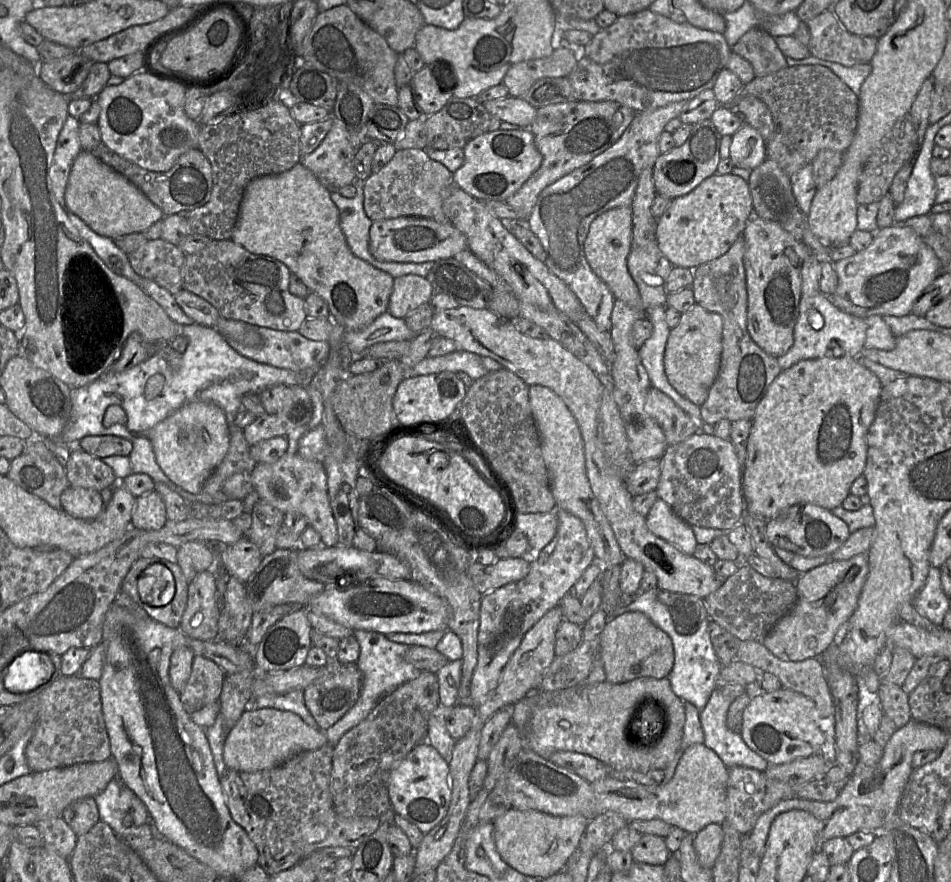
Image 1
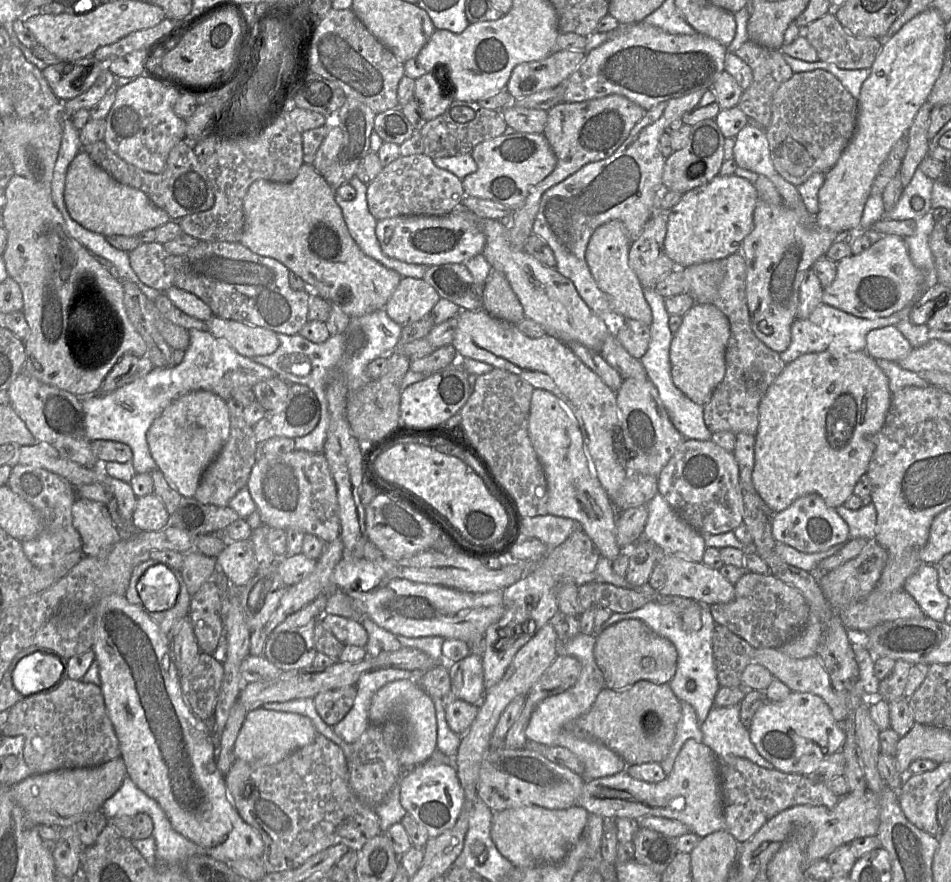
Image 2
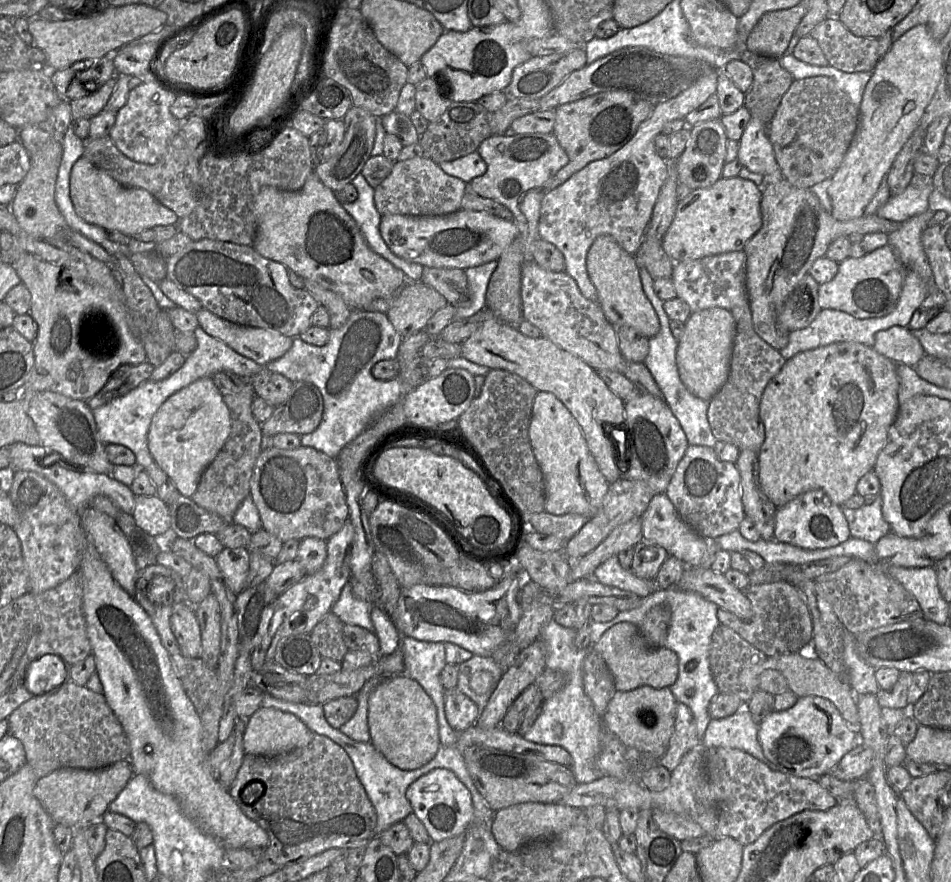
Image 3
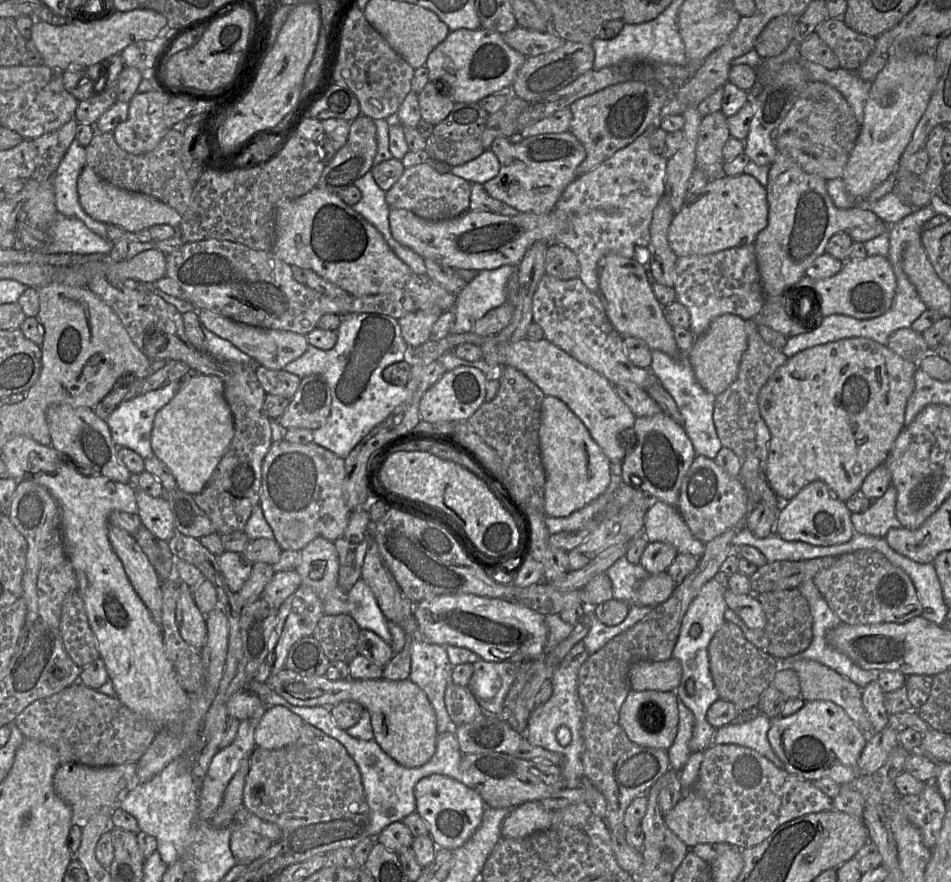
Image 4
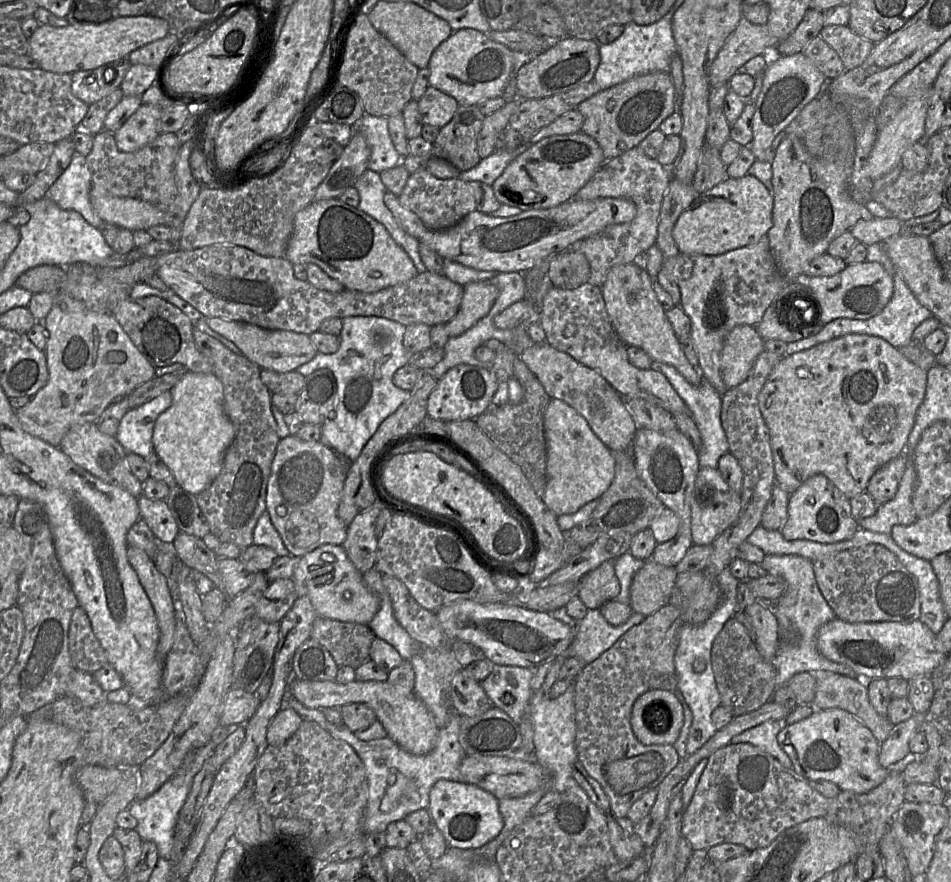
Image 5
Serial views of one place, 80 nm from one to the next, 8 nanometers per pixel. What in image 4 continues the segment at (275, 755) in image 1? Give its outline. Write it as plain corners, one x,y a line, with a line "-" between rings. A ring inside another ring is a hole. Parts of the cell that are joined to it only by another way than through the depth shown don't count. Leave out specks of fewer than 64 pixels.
268,707
255,731
256,745
269,750
283,748
298,739
303,726
303,719
288,708

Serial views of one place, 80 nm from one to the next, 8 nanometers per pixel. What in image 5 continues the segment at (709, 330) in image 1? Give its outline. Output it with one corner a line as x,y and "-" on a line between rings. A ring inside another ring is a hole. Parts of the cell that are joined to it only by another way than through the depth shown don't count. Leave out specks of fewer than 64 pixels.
738,325
726,336
720,355
720,371
728,388
742,383
757,357
765,350
755,326

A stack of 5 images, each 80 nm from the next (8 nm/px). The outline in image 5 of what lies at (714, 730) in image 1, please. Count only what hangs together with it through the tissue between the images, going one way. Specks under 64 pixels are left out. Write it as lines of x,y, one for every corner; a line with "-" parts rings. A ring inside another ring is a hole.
769,719
732,737
732,744
750,743
777,759
784,767
792,768
792,762
780,746
777,735
785,725
785,719

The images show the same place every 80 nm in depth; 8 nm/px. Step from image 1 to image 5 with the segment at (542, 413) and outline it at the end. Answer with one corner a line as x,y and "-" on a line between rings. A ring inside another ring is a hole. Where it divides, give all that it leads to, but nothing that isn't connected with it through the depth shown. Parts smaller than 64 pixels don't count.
551,398
544,413
544,434
547,465
542,500
546,506
557,516
567,515
600,498
615,477
616,461
586,419
564,401

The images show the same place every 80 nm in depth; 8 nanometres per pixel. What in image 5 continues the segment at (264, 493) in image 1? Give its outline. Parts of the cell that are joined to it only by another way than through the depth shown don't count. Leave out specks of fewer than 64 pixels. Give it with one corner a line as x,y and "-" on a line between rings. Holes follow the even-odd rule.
295,435
280,439
267,483
266,510
295,558
324,544
344,543
347,526
338,516
338,506
346,474
345,461
321,442
303,441

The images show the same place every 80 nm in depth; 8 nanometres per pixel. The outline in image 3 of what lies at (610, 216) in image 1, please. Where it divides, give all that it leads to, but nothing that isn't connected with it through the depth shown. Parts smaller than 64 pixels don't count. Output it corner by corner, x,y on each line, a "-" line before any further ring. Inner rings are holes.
600,235
588,250
586,267
589,278
596,287
598,303
611,324
615,327
631,326
647,338
659,332
659,319
644,293
636,256
627,253
612,236

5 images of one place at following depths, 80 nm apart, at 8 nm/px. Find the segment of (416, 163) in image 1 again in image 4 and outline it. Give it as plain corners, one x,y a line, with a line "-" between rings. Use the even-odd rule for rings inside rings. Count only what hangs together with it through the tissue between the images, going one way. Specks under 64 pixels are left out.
422,163
405,168
399,180
386,191
385,200
390,208
406,209
426,220
447,220
469,209
470,185
450,172
439,173
428,163

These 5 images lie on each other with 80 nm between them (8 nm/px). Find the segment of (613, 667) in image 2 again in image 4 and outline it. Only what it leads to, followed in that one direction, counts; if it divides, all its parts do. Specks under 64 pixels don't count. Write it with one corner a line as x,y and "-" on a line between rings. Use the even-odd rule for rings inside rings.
671,657
665,661
637,661
629,670
629,681
633,691
672,691
680,683
682,667

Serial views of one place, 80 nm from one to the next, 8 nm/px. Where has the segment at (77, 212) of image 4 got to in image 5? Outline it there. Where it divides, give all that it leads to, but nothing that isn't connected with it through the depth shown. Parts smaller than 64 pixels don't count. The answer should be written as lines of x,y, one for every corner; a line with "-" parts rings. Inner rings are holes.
75,151
69,166
50,186
45,196
64,210
80,213
91,226
99,228
103,220
91,205
91,187
91,173
86,157

